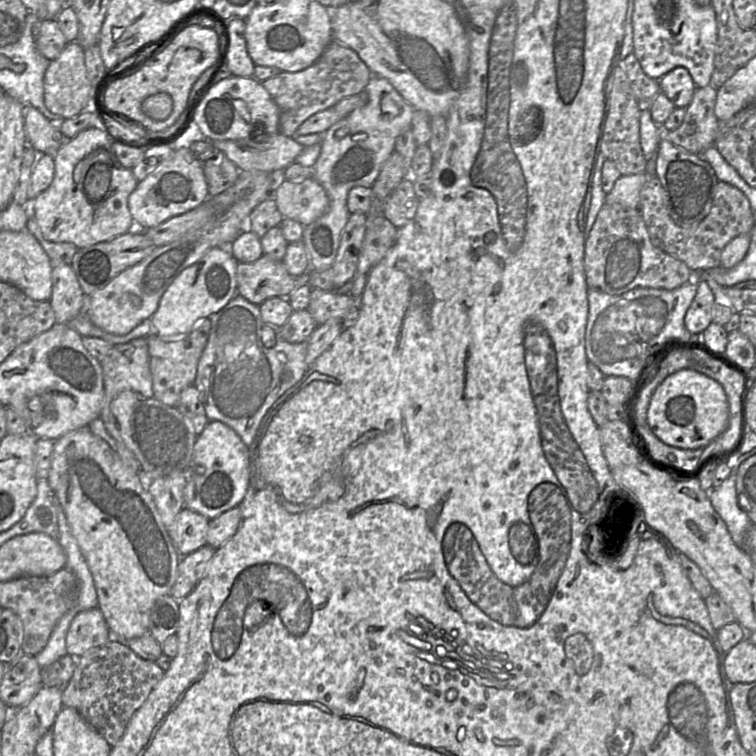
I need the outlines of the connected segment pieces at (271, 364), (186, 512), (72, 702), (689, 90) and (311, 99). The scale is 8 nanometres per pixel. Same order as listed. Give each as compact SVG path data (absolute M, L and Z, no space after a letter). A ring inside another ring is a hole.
M236 294L226 306L209 317L211 329L207 344L200 357L193 386L199 391L209 421L220 421L232 428L249 447L257 434L260 424L273 404L289 389L294 387L309 369L306 363L308 339L290 343L278 336L272 348L265 348L261 341L263 326L259 306Z
M183 508L171 526L169 535L183 557L207 544L209 519L188 508Z
M112 637L100 647L92 648L77 658L77 666L69 683L62 690L63 707L75 708L84 719L114 747L123 737L134 713L143 705L165 672L155 661L139 657L121 639Z
M678 66L660 79L660 89L675 107L686 109L693 98L696 86L689 71Z
M332 40L311 66L298 72L282 71L261 83L279 108L280 133L292 137L298 127L315 113L333 107L345 97L362 92L371 76L370 69L354 50Z

